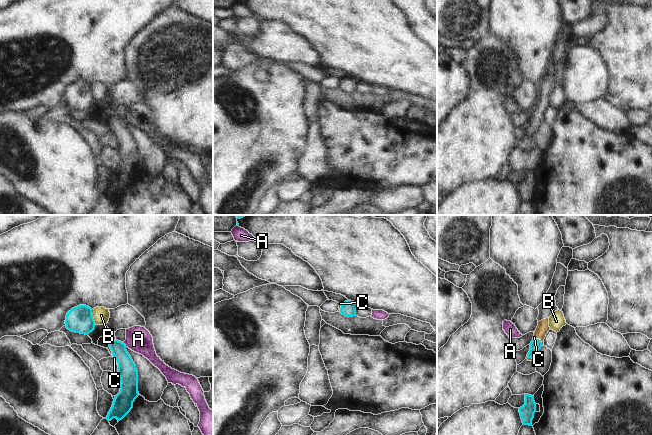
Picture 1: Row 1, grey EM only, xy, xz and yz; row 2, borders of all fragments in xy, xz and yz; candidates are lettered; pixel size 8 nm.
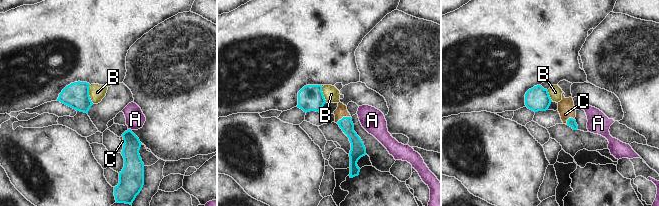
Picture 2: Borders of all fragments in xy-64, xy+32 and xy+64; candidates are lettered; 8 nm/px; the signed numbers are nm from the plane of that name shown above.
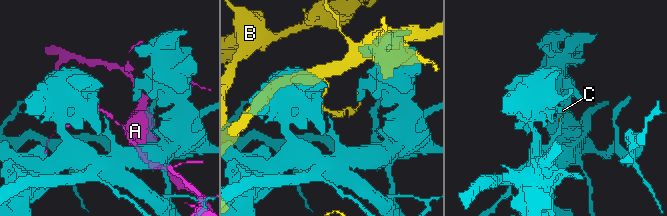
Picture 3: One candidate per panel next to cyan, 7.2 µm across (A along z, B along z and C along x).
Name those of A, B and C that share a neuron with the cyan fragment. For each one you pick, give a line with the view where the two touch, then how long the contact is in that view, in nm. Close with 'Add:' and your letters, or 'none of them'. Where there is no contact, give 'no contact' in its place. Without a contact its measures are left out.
C: meets cyan in yz; contact 90 nm long
Add: C

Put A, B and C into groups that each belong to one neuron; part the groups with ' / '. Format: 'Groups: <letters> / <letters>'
Groups: A / B / C

